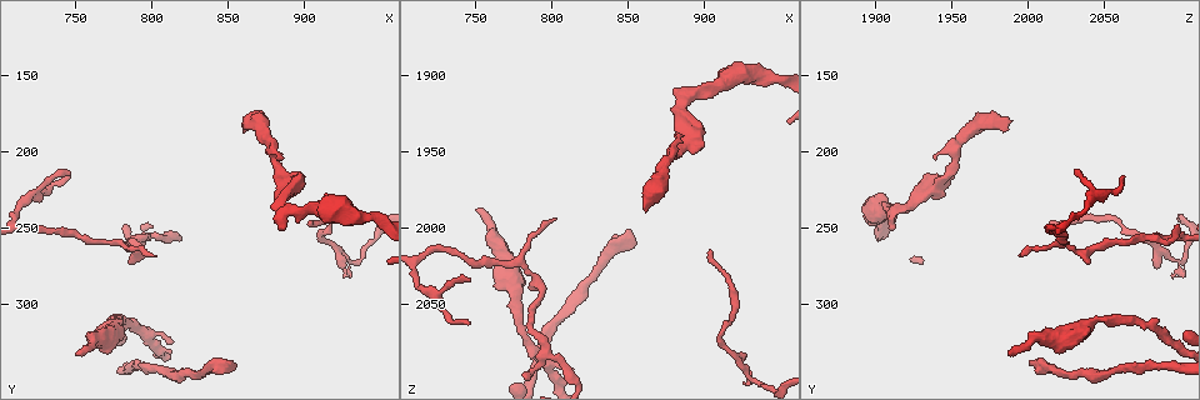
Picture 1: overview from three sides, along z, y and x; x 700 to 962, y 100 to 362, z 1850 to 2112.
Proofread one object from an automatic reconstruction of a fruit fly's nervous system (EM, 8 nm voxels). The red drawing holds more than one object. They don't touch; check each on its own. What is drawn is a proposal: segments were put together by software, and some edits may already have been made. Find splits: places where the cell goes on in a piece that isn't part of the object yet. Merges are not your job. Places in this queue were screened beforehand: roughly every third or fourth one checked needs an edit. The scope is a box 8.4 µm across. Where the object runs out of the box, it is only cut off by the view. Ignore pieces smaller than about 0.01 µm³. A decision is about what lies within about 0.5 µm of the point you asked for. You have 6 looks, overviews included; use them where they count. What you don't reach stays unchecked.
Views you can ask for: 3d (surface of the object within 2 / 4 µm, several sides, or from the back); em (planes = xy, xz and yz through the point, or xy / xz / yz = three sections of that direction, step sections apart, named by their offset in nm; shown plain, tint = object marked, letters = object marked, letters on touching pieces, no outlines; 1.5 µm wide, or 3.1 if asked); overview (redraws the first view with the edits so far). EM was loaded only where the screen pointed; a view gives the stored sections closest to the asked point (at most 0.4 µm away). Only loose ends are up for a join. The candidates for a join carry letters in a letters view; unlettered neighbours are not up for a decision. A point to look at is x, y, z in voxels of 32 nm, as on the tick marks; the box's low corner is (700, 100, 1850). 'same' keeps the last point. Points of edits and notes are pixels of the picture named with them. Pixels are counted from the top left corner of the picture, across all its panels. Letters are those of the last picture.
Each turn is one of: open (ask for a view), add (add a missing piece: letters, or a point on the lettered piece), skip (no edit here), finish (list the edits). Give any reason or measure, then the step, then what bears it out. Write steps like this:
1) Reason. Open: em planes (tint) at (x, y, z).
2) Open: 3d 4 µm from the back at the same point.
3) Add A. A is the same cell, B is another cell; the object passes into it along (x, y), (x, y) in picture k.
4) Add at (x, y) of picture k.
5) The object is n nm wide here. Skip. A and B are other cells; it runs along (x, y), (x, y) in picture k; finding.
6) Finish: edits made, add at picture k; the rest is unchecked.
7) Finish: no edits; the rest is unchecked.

Tapers out. Open: em planes (letters) at (812, 326, 2090).

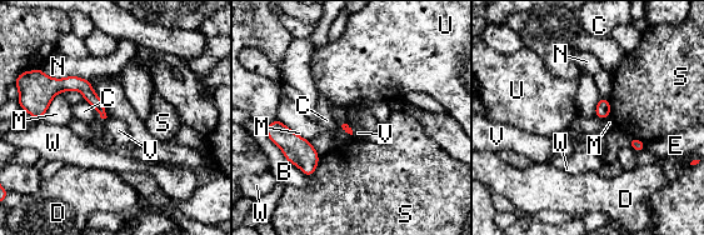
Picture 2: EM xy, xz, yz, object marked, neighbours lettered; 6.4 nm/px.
Skip. B, C, D, E, M, N, S, U, V and W are other cells; it runs along (101, 110), (79, 85), (58, 85), (36, 114) in picture 2; none of them fits.

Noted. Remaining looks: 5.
Branch stops here. Open: 3d 2 µm at (860, 178, 1988).

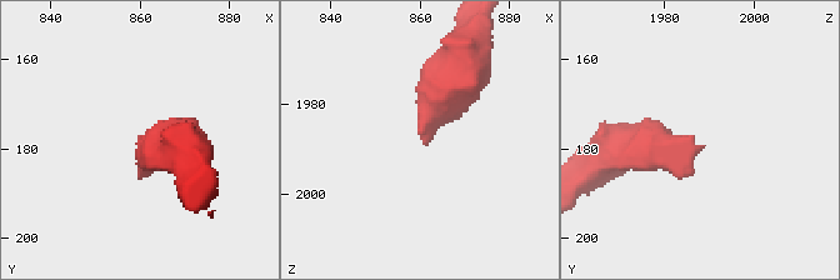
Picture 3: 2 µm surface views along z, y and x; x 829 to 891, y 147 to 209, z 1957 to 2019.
Open: em xz step 4 (tint) at (861, 178, 1988).

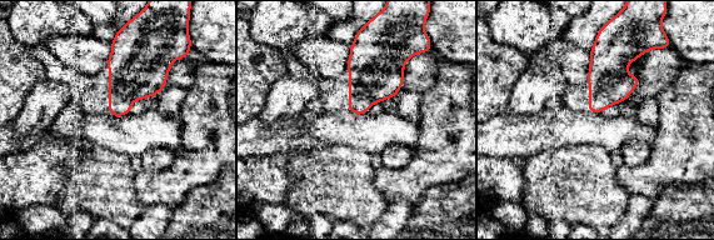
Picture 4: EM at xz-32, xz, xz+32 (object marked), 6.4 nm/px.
Another direction. Open: em planes (letters) at the same point.

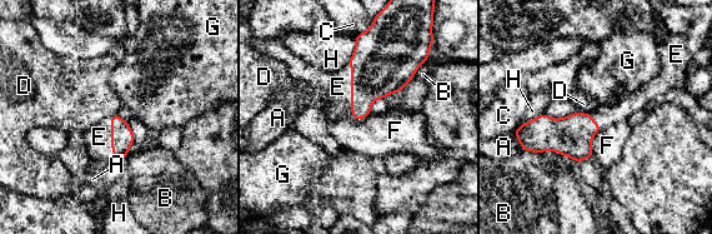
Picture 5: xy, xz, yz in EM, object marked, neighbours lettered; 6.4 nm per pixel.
Add E. E is the same cell, A, B, C, D, F, G and H are other cells; the object passes into it along (381, 65), (351, 90), (337, 86) in picture 5; the cell continues.

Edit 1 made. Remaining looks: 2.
Finish: edits made, add at picture 5; the rest is unchecked.

